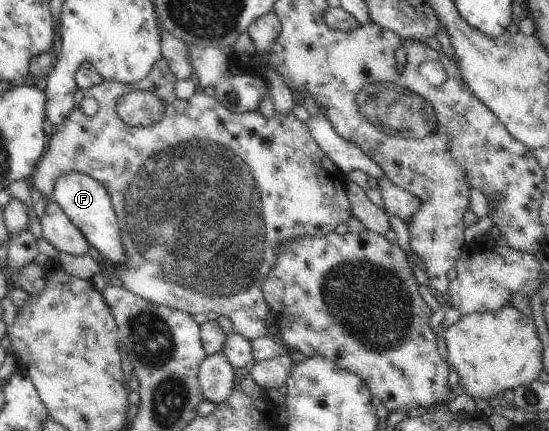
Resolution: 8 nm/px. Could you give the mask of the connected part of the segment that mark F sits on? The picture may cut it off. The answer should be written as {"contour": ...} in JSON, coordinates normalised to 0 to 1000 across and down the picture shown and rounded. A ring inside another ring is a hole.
{"contour":[[[153,399],[113,404],[97,429],[93,462],[109,476],[128,513],[149,536],[162,566],[179,578],[186,596],[199,601],[200,613],[220,613],[231,601],[199,448],[177,415],[166,413]]]}

